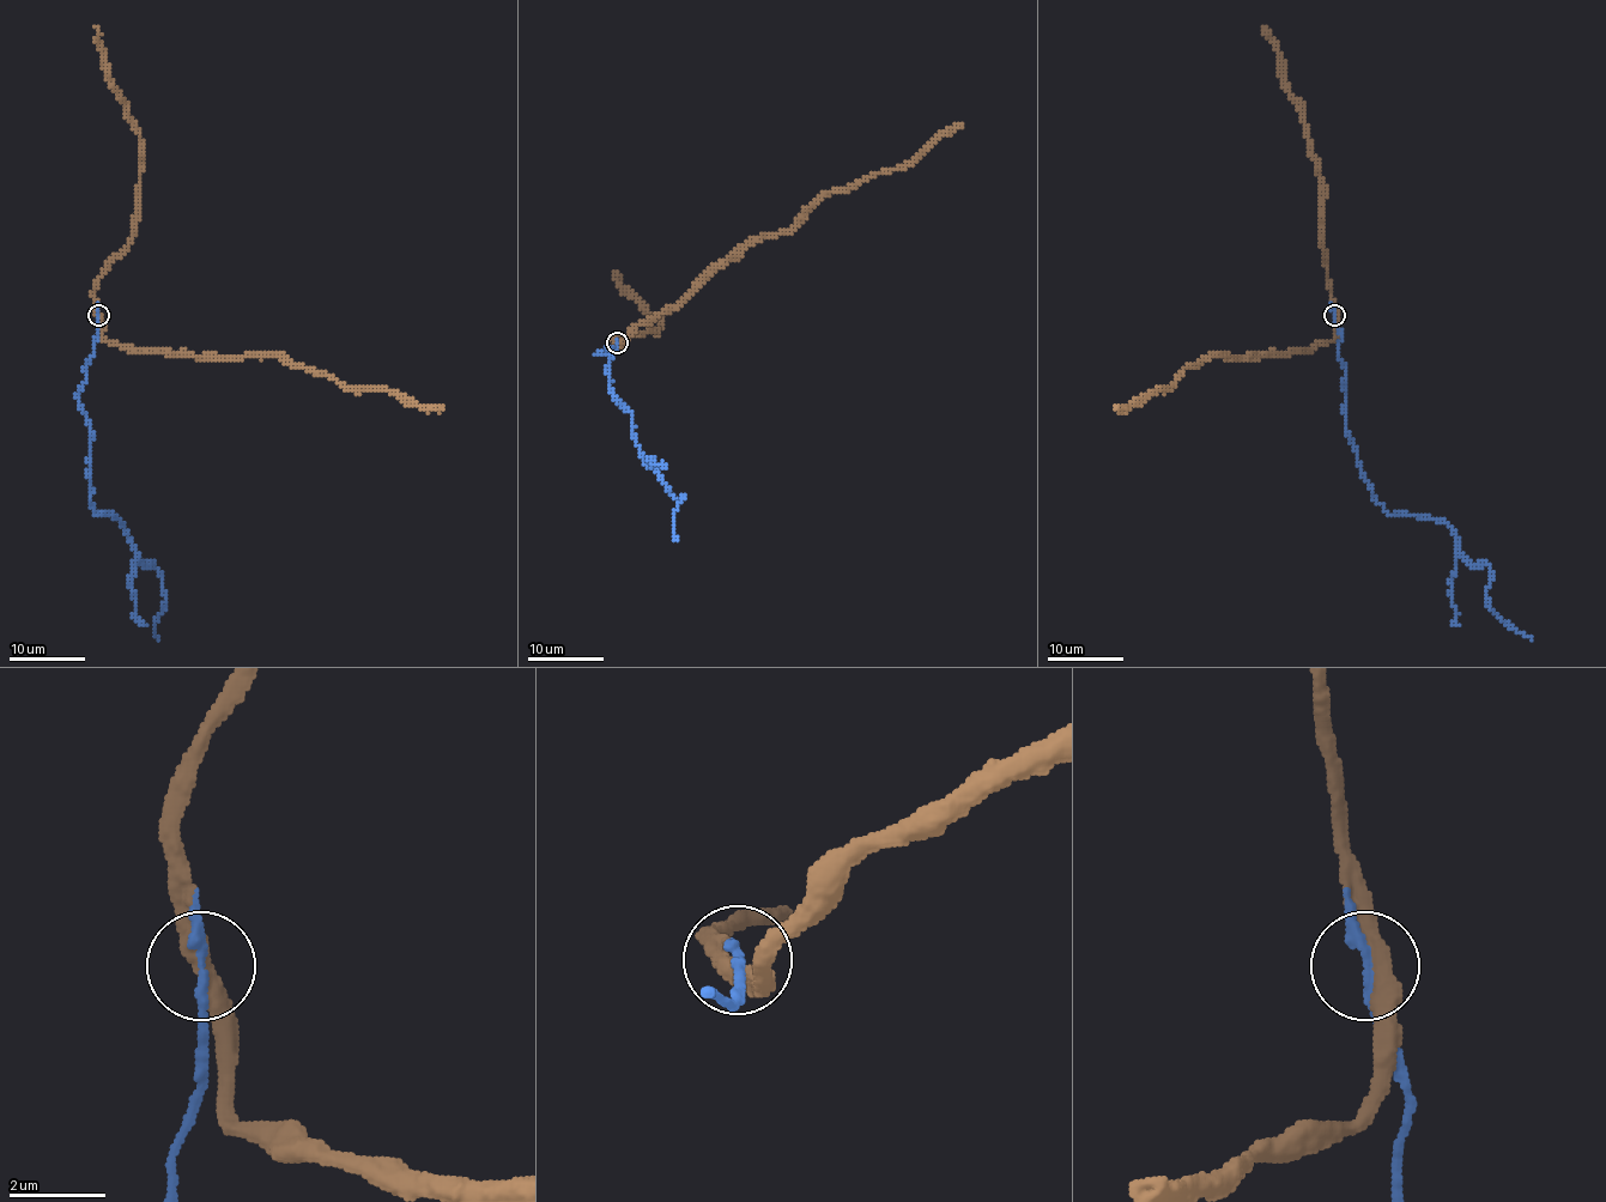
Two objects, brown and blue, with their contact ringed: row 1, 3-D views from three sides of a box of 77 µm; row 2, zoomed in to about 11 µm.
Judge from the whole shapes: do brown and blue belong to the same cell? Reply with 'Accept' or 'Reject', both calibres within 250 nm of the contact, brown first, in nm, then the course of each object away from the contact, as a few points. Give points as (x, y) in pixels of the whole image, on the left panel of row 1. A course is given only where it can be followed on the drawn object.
Accept. Thickness 400 nm (brown) against 190 nm. Course of brown: (98, 315), (101, 337), (120, 346), (231, 359), (286, 354), (349, 387), (381, 387), (419, 406), (442, 410). Course of blue: (98, 315), (78, 393), (91, 435), (89, 497), (97, 514), (121, 523), (140, 562), (157, 569), (159, 637)

